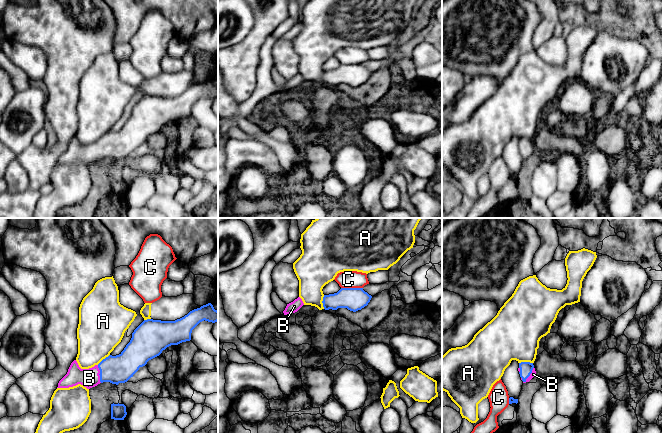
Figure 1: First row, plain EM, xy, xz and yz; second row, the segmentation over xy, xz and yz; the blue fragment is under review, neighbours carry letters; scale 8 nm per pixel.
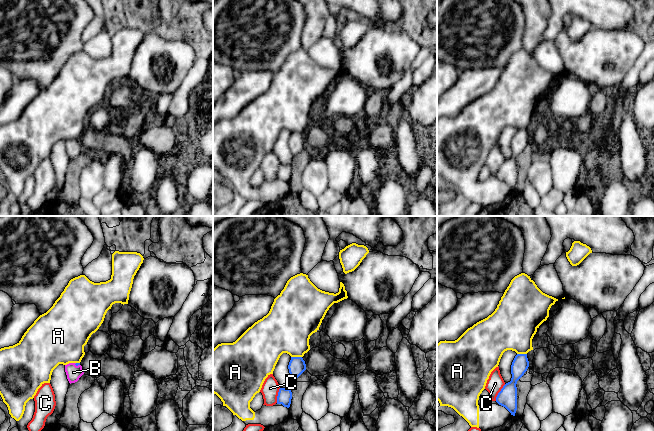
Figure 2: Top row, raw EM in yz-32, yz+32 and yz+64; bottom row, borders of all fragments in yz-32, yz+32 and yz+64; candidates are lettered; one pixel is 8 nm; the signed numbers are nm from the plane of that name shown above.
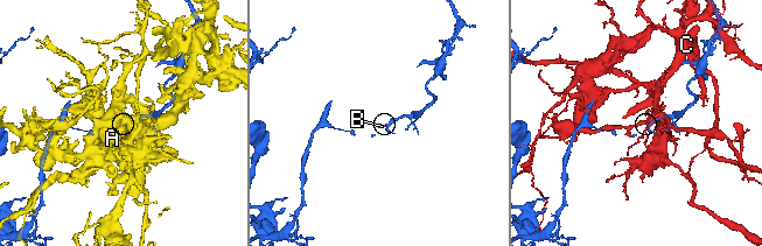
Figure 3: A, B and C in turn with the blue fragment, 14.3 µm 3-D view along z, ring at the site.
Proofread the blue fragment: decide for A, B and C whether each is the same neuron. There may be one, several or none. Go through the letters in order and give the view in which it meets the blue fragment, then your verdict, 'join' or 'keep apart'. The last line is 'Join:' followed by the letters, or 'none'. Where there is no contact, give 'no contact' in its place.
A: contact in xz; keep apart
B: contact in xy; join
C: contact in xz; keep apart
Join: B

